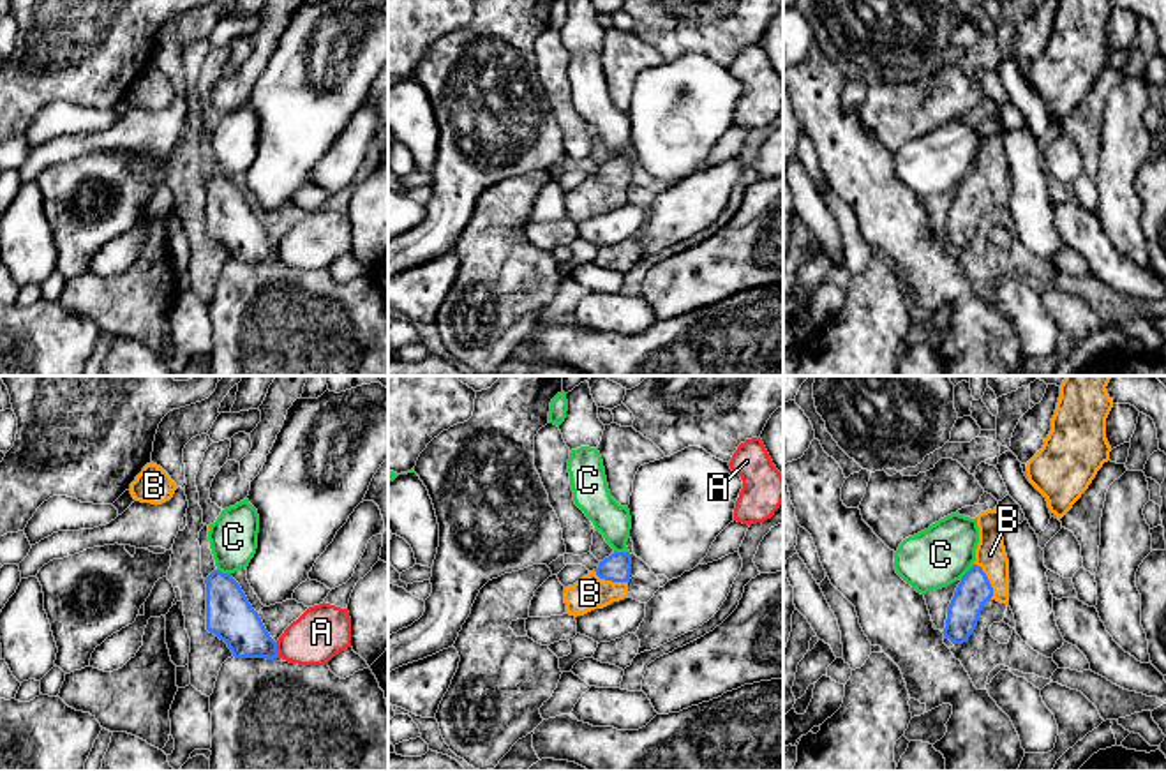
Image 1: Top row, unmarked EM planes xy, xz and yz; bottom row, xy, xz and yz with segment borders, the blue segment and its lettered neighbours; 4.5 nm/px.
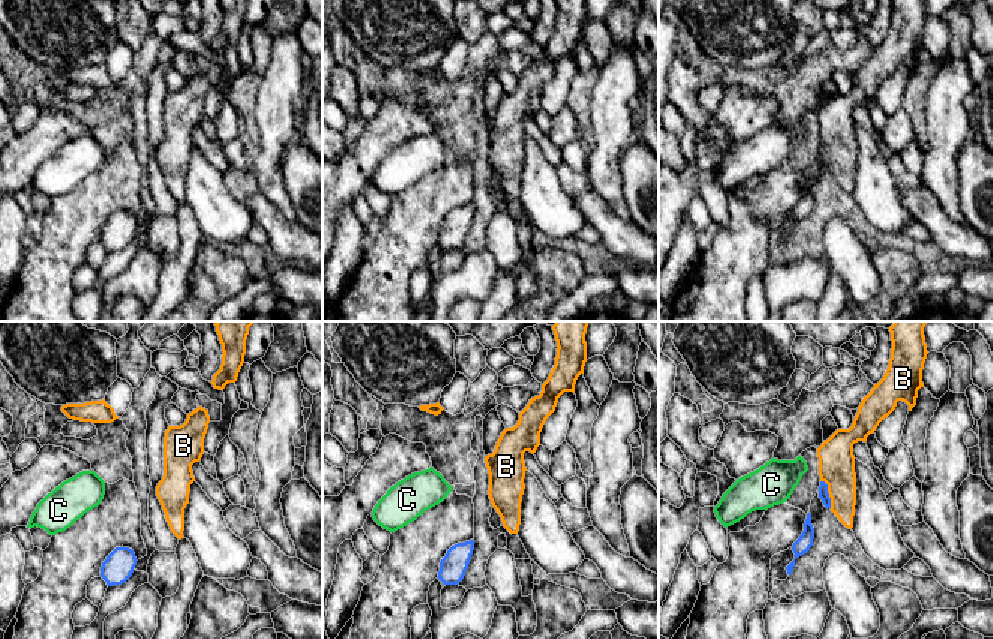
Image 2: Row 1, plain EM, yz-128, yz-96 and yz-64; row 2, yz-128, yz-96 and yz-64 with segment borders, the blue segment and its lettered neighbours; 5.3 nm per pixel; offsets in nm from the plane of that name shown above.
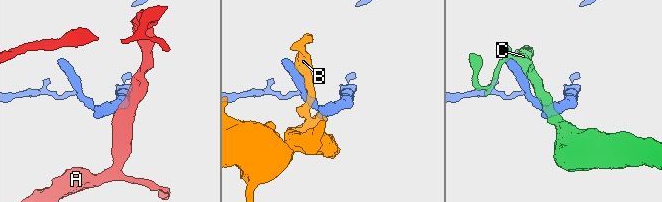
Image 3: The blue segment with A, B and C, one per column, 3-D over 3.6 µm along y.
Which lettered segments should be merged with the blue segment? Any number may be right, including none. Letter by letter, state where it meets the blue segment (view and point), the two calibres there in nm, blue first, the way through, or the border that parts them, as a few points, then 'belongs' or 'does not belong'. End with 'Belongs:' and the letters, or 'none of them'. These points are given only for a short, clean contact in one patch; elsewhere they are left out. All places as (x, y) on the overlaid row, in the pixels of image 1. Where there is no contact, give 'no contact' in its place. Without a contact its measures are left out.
A: meets blue in xy at (276, 650); 220 nm thick on the blue side, 240 nm on the other; border along xy (276, 643), (279, 657); does not belong
B: meets blue in yz at (988, 581); 150 nm thick on the blue side, 140 nm on the other; runs through yz (974, 590), (988, 581), (990, 554); belongs
C: meets blue in xz at (621, 553); 120 nm thick on the blue side, 160 nm on the other; does not belong
Belongs: B

